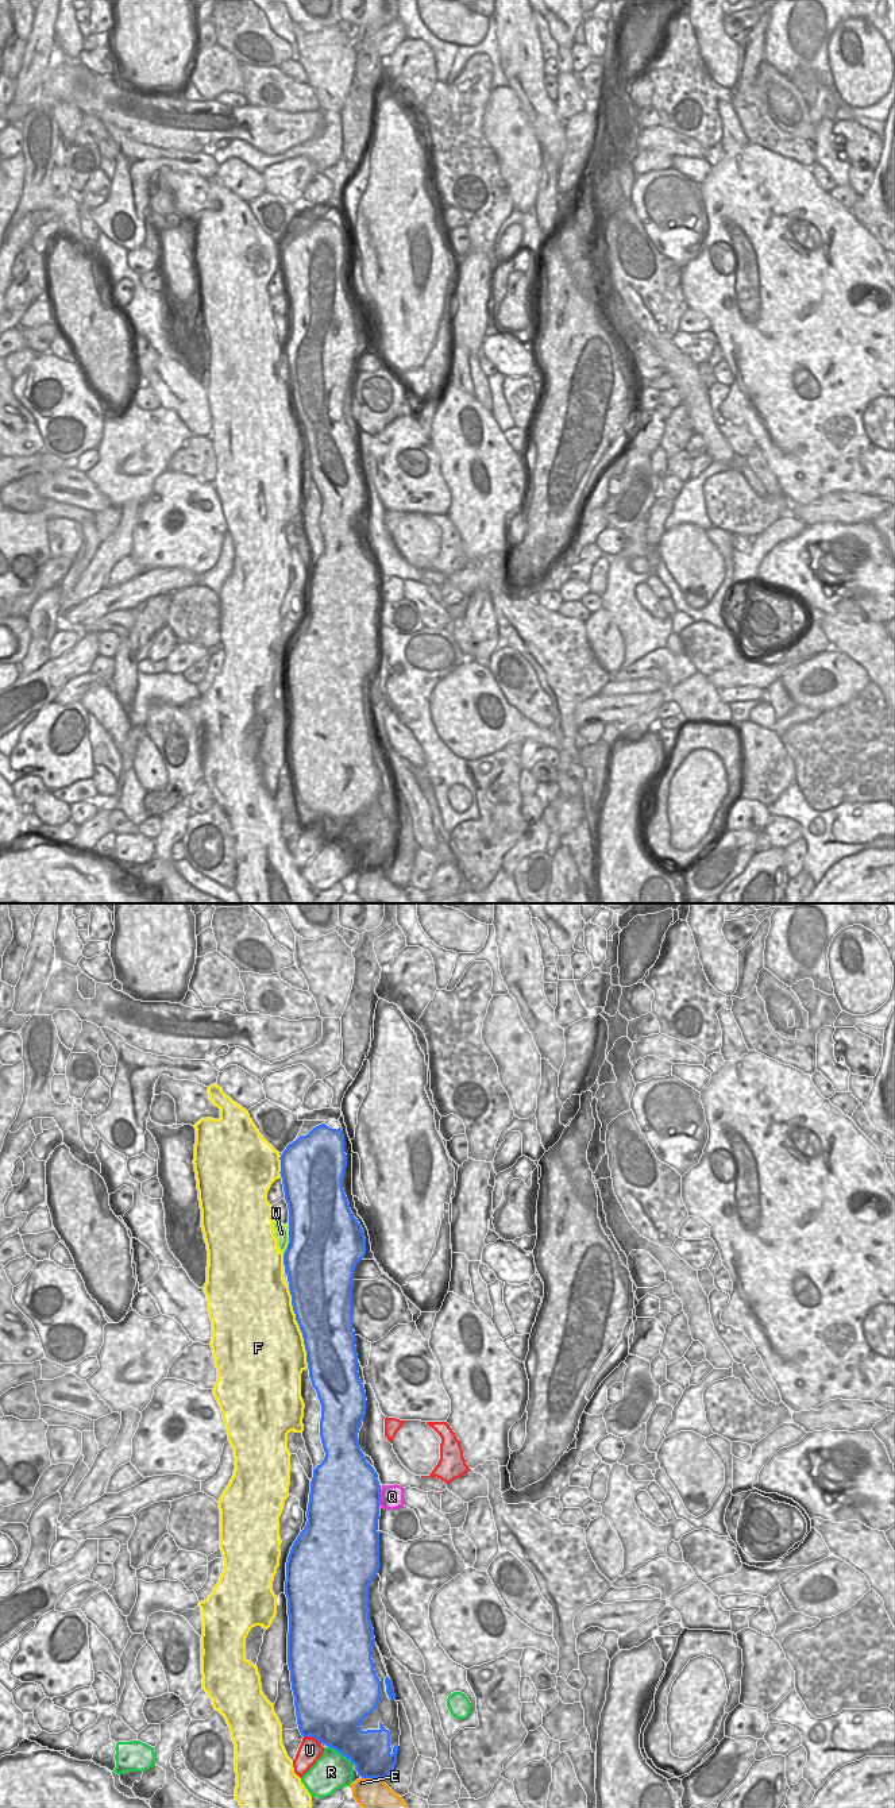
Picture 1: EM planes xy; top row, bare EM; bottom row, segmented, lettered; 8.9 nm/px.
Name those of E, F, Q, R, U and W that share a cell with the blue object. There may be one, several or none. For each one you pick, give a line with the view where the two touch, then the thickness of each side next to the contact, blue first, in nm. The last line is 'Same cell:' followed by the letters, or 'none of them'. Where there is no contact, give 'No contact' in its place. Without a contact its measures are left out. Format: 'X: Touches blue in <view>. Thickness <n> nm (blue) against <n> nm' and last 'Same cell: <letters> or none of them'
Same cell: none of them.

